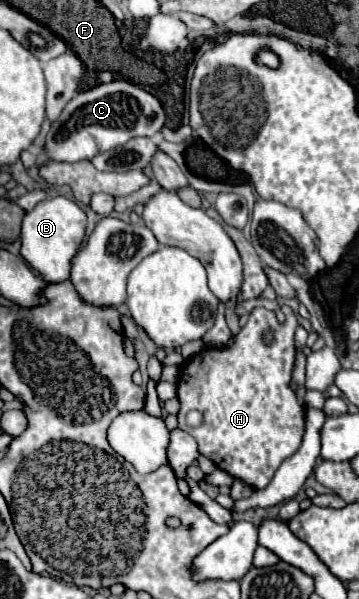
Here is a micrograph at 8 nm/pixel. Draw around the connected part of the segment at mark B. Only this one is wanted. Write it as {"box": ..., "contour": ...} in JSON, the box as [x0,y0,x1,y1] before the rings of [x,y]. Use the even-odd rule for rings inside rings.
{"box":[21,197,87,283],"contour":[[[53,197],[43,199],[25,213],[21,223],[21,255],[29,263],[31,269],[35,269],[45,283],[57,283],[69,279],[71,269],[71,257],[77,253],[83,237],[85,237],[85,225],[87,217],[83,209],[67,199],[67,197]]]}

